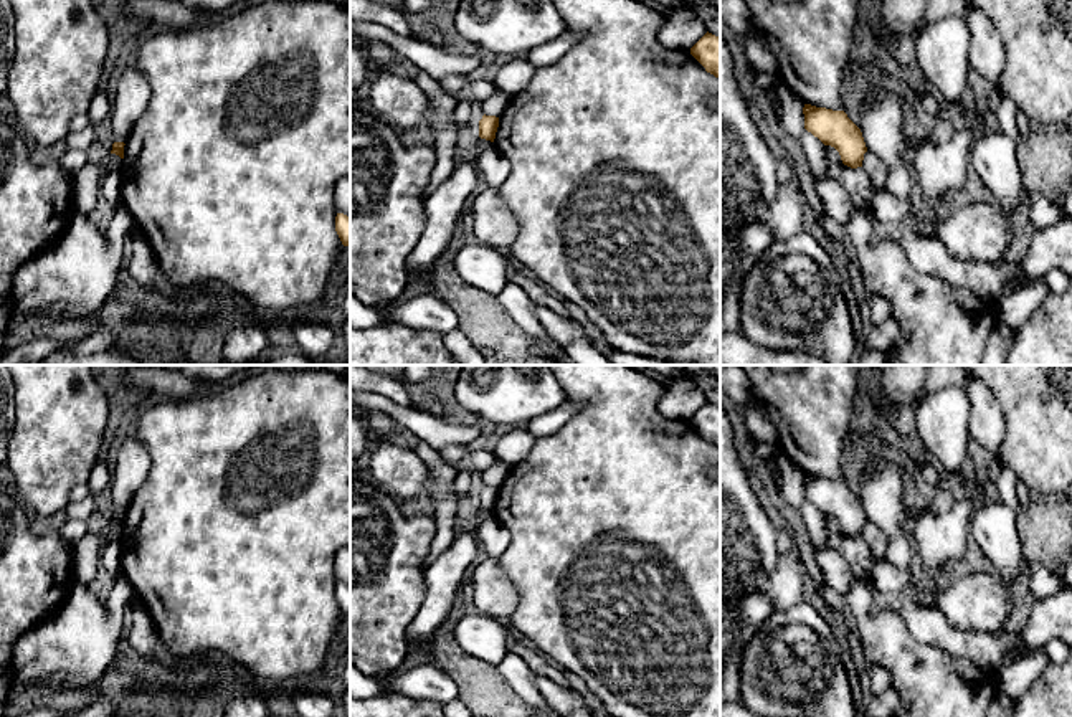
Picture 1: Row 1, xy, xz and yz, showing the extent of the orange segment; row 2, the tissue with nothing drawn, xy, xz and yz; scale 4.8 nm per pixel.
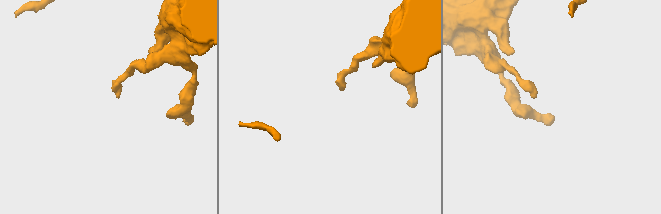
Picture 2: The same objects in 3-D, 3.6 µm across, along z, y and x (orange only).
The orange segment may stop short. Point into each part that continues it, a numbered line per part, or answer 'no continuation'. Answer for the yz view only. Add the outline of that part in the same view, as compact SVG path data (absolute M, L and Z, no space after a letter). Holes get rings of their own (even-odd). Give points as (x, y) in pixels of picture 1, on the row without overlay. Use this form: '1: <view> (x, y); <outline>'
no continuation

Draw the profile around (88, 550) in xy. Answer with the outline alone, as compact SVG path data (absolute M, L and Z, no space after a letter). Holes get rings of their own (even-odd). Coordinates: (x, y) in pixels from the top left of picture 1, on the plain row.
M86 534L74 545L74 573L78 583L89 586L101 567L104 542L99 534Z

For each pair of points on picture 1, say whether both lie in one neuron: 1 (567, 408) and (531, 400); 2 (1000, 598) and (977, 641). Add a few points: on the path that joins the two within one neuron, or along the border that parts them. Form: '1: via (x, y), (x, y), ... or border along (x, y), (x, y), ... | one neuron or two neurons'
1: border along (567, 400), (549, 412), (532, 417), (526, 423) | two neurons
2: border along (945, 617), (958, 628), (981, 631), (1003, 628) | two neurons

